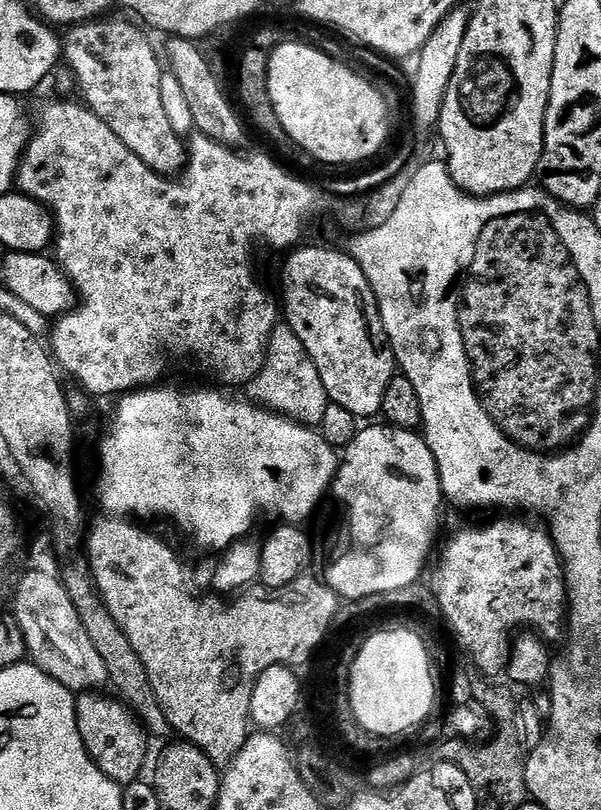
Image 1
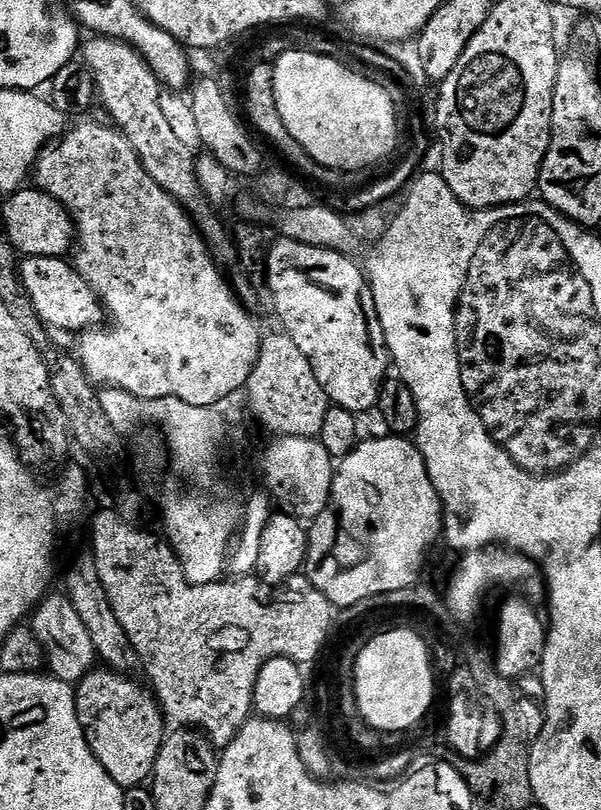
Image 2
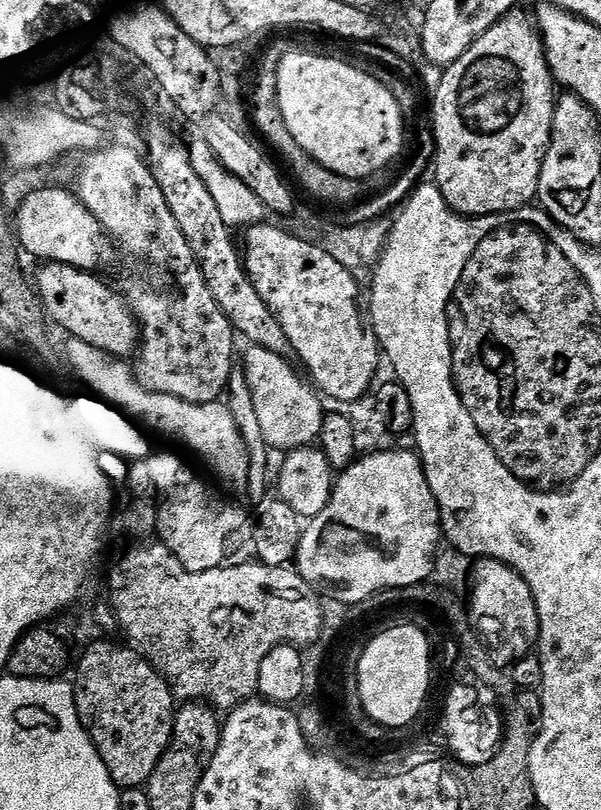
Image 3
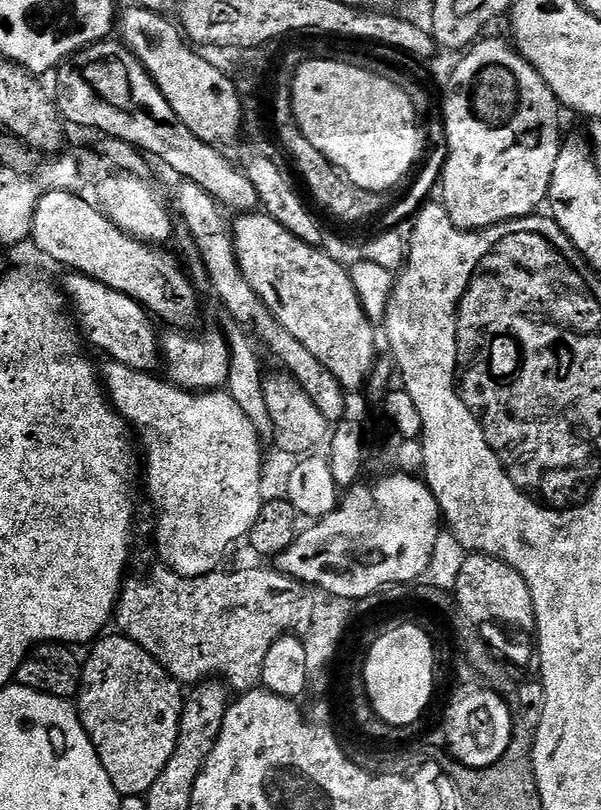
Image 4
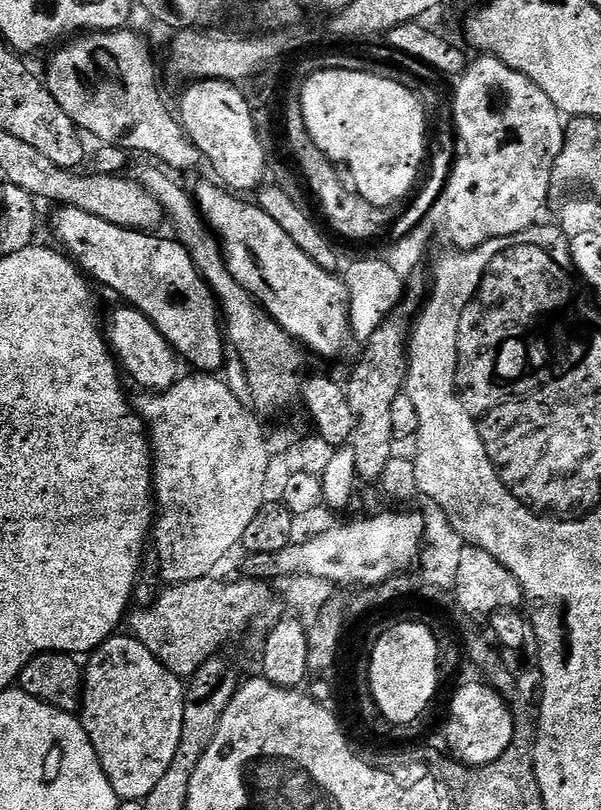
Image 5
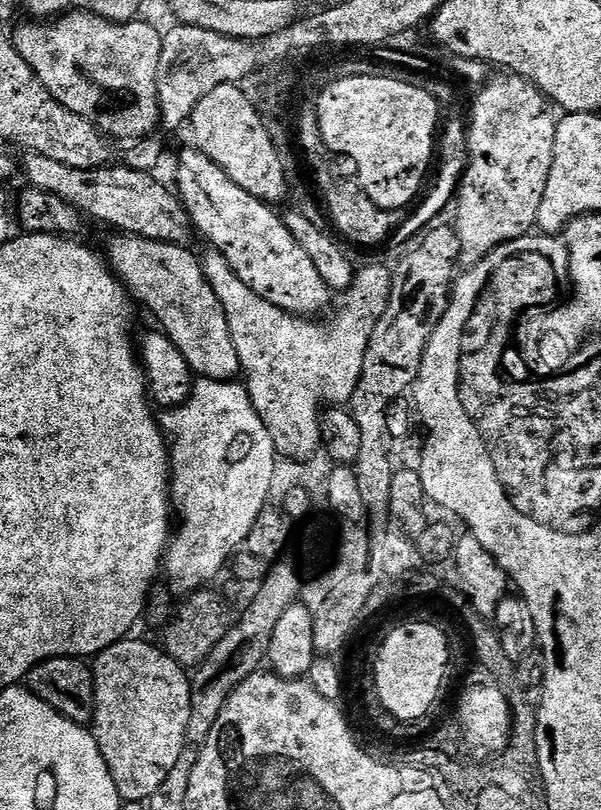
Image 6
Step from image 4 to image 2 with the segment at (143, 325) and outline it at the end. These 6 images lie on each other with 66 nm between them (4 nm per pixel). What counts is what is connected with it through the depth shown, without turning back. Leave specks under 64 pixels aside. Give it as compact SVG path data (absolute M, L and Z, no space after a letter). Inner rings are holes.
M30 256L21 259L19 276L25 295L45 325L62 327L63 330L79 334L90 328L99 328L105 323L104 305L86 278L82 278L67 259L58 256Z

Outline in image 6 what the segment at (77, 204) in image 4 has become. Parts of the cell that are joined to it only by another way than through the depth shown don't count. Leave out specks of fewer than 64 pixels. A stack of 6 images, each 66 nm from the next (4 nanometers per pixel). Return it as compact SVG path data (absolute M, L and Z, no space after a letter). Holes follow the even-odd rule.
M125 234L113 235L108 244L106 260L113 272L120 277L121 284L137 301L140 300L156 315L159 327L182 350L186 362L192 367L197 377L206 379L235 381L241 375L238 350L234 350L234 338L230 334L230 326L226 322L226 314L222 310L222 302L218 302L218 294L204 277L202 260L191 252L192 248L183 244L164 243L162 241L144 240L140 236Z

